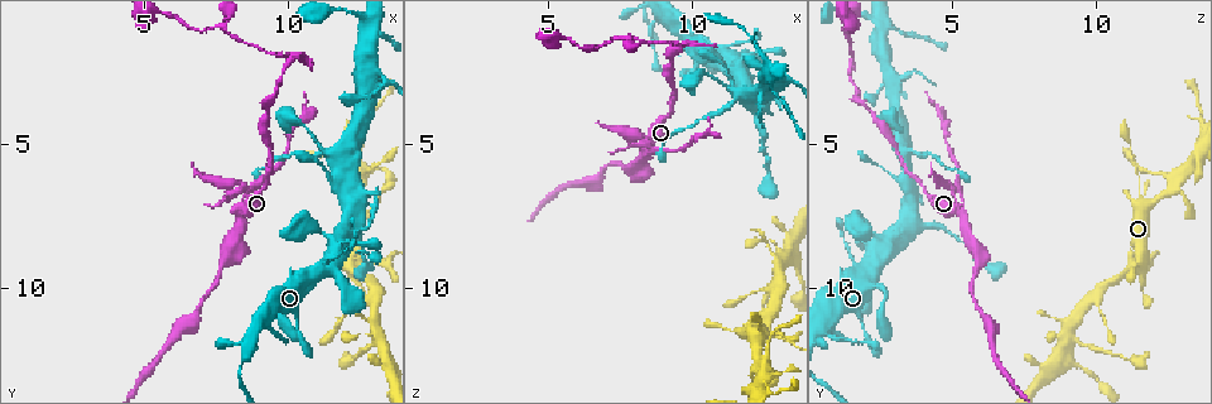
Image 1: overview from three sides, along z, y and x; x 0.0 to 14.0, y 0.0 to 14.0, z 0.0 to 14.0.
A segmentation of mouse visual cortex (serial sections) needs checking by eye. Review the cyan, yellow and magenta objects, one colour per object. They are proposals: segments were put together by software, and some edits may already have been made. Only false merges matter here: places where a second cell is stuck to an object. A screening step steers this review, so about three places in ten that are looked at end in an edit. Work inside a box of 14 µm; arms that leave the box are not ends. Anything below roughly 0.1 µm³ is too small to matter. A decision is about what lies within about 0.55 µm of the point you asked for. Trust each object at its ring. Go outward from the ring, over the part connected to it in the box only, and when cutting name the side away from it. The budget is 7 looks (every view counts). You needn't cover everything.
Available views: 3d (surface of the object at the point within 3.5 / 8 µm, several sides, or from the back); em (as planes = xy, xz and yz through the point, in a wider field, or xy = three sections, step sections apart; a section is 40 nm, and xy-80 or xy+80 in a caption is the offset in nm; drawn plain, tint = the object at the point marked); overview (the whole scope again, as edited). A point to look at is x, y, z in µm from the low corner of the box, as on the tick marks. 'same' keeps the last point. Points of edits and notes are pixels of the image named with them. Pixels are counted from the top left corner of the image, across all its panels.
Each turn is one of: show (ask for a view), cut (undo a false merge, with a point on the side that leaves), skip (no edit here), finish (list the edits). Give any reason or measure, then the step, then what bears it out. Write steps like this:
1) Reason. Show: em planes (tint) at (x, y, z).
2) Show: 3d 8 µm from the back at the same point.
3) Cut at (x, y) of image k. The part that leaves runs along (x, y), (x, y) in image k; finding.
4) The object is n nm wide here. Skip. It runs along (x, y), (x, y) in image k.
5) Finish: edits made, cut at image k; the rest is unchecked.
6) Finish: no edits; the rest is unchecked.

Calibre changes. Show: 3d 3.5 µm at (12.1, 9.0, 11.7).

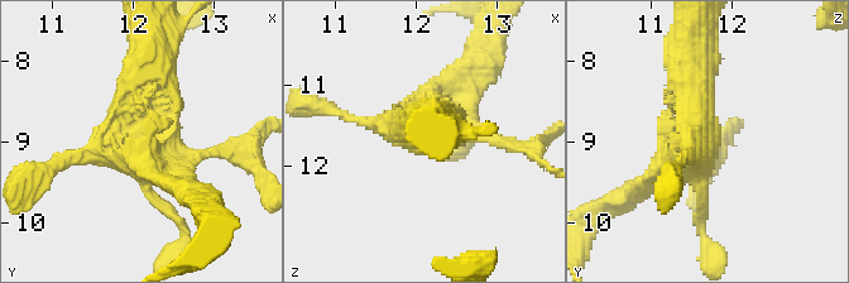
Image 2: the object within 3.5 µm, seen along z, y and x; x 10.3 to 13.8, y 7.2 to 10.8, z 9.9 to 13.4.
Show: em planes (tint) at (12.10, 9.00, 11.65).

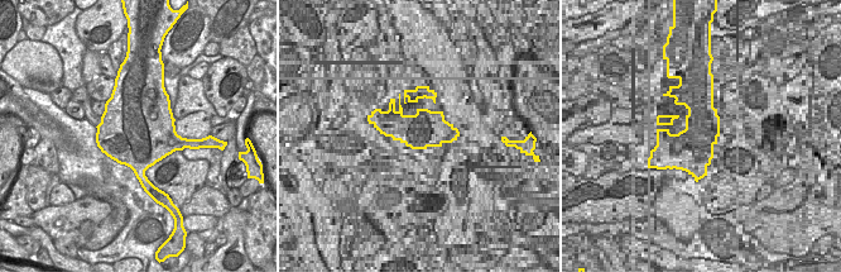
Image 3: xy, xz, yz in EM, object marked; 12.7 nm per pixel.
Cut it another way. Show: em xy step 3 (tint) at the same point.

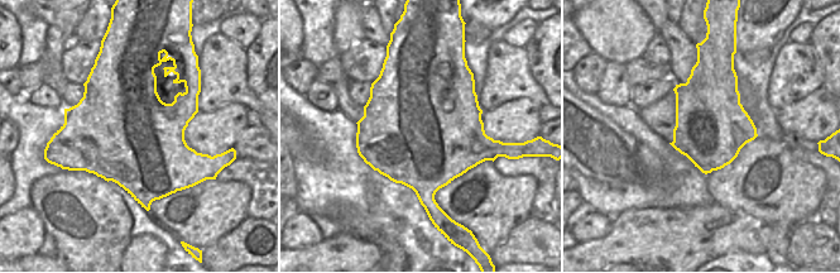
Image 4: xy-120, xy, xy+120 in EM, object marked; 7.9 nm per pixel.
Skip. It runs along (687, 63), (704, 142), (648, 183) in image 2; all the same cell.

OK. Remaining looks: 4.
Three-way junction. Show: em xy step 3 (tint) at (12.0, 8.0, 3.4).

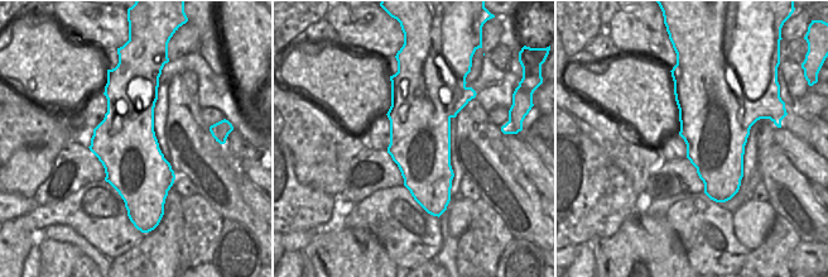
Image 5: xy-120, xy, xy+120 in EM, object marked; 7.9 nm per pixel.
See where the arms go. Show: 3d 3.5 µm at the same point.

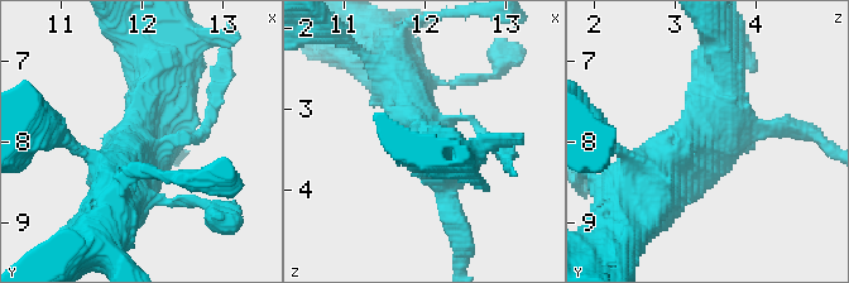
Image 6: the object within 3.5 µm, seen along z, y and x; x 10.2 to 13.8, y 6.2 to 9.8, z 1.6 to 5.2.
Skip. One cell here.

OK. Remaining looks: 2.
Show: 3d 3.5 µm from the back at (11.9, 5.3, 3.3).

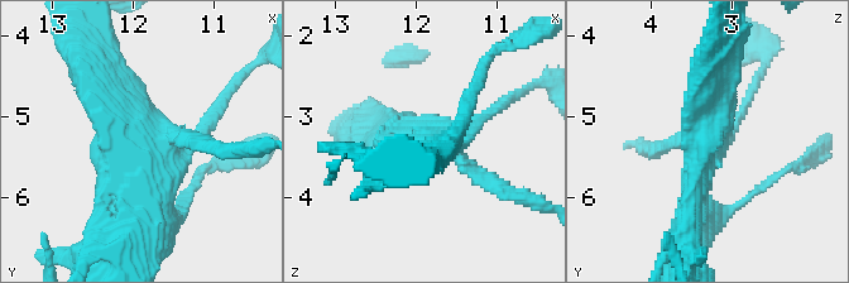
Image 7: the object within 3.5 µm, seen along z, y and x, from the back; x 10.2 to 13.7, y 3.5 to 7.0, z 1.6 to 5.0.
4 arms meet here; the arms are 150, 150, 400, 400 nm wide. Show: em xy step 3 (tint) at the same point.

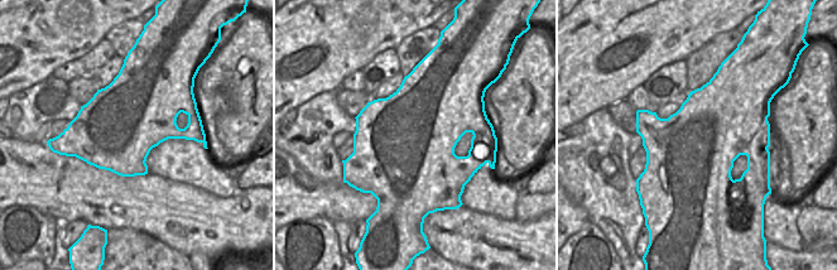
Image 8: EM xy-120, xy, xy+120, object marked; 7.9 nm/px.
Skip. It runs along (685, 230), (716, 76) in image 7; one cell here.

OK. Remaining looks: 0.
Finish: no edits; the rest is unchecked.

